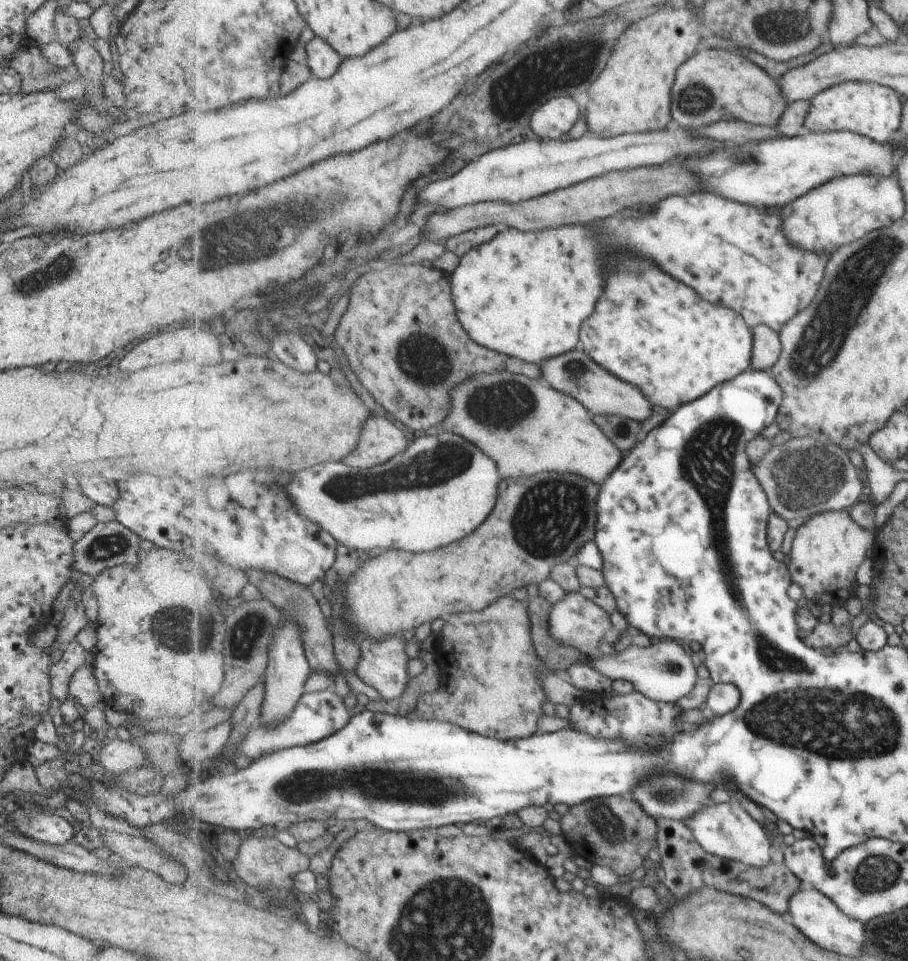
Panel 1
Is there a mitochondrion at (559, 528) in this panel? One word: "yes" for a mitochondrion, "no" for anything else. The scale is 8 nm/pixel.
yes

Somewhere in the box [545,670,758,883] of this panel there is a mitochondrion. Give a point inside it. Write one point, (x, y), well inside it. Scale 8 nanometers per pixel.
(665, 792)

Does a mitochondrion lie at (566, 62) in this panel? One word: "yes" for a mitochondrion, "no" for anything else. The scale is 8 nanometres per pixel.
yes

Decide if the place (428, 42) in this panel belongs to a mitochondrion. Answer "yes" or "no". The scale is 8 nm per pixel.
no

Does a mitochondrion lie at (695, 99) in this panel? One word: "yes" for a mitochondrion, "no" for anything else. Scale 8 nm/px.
yes

